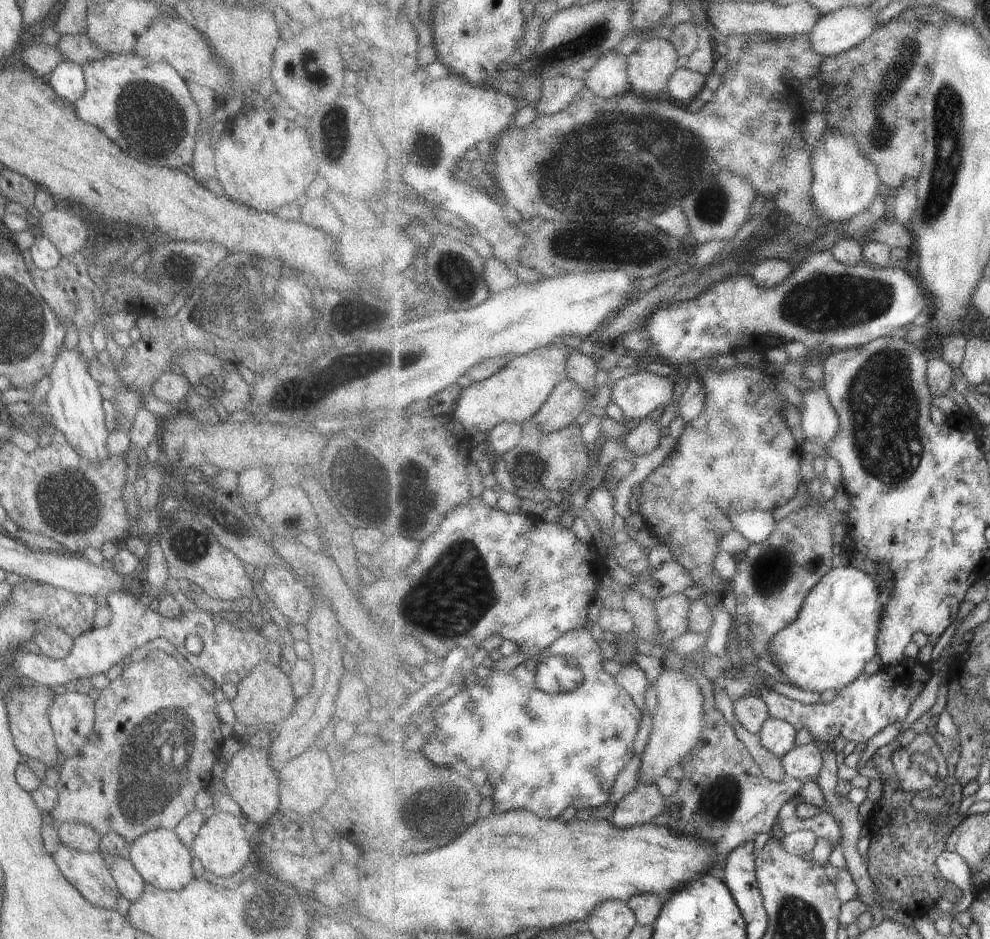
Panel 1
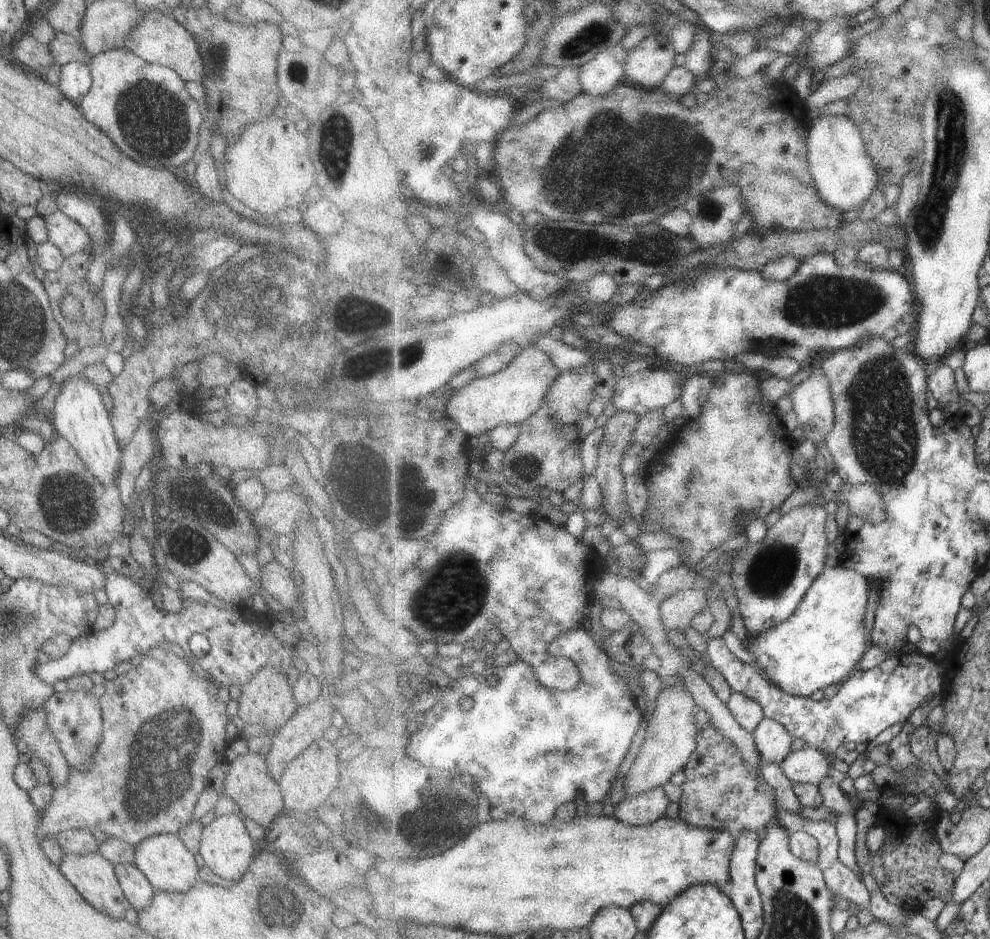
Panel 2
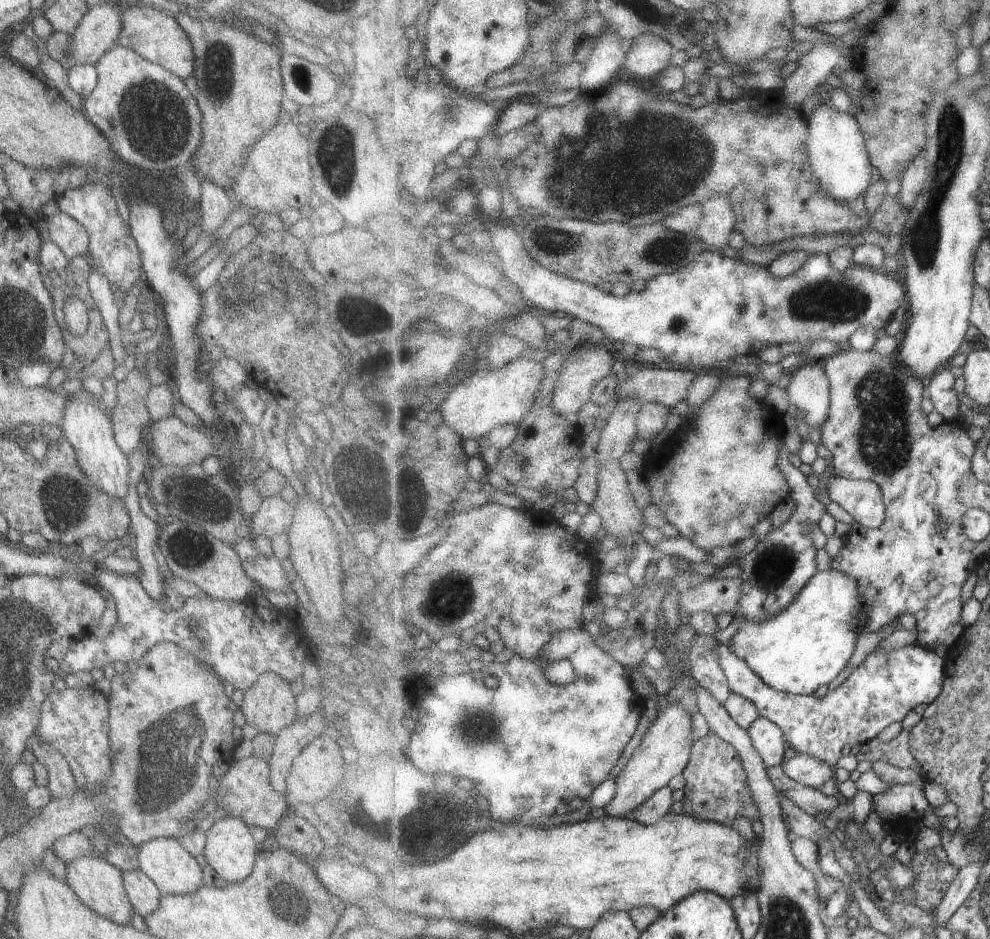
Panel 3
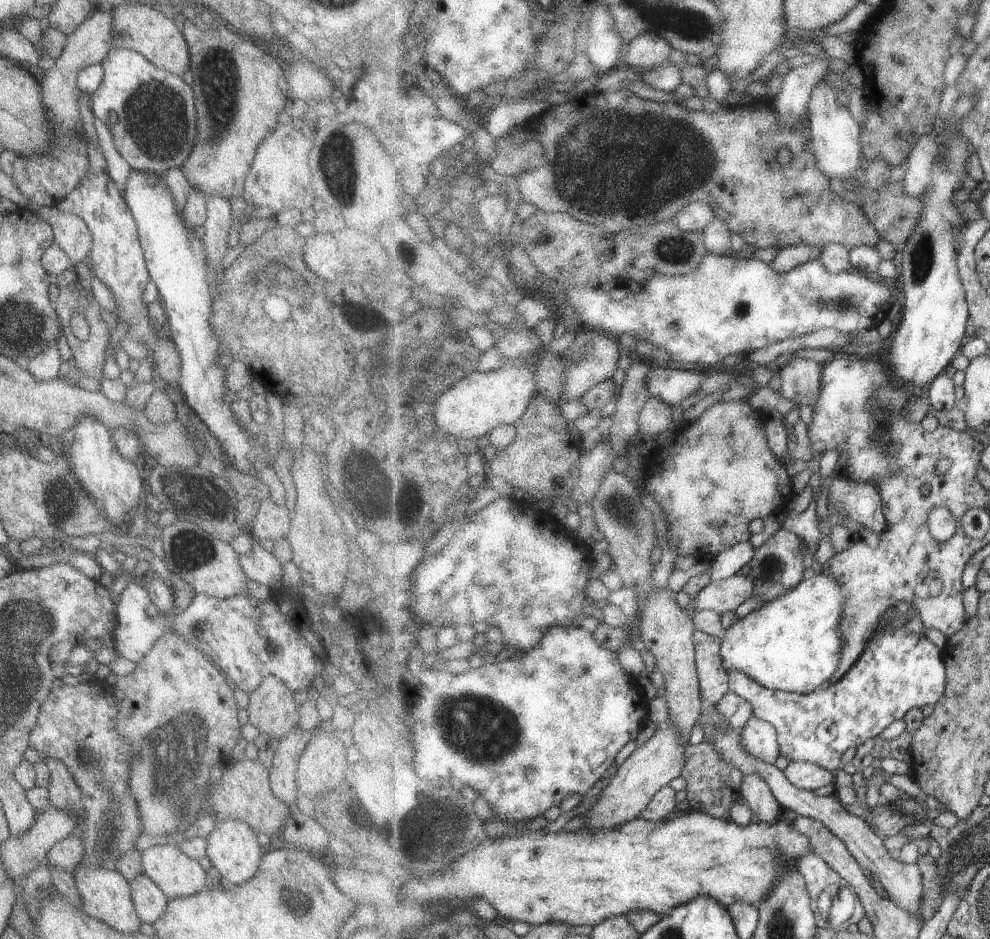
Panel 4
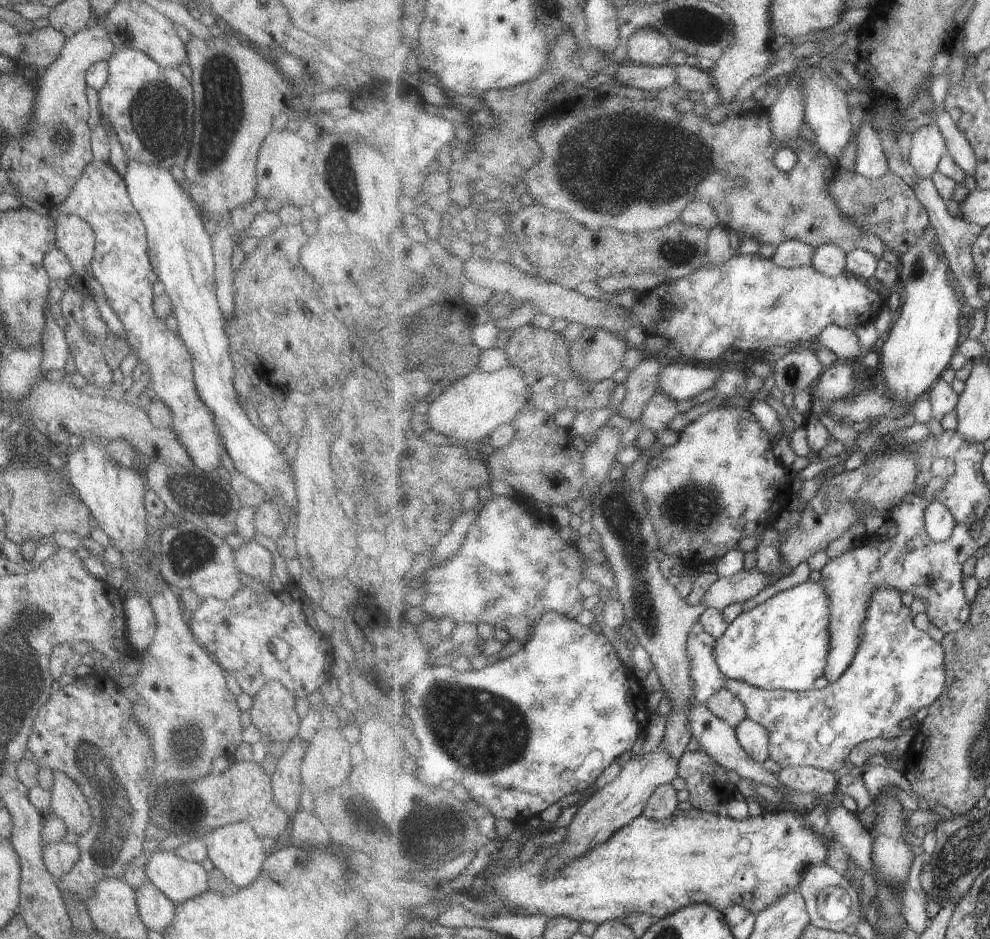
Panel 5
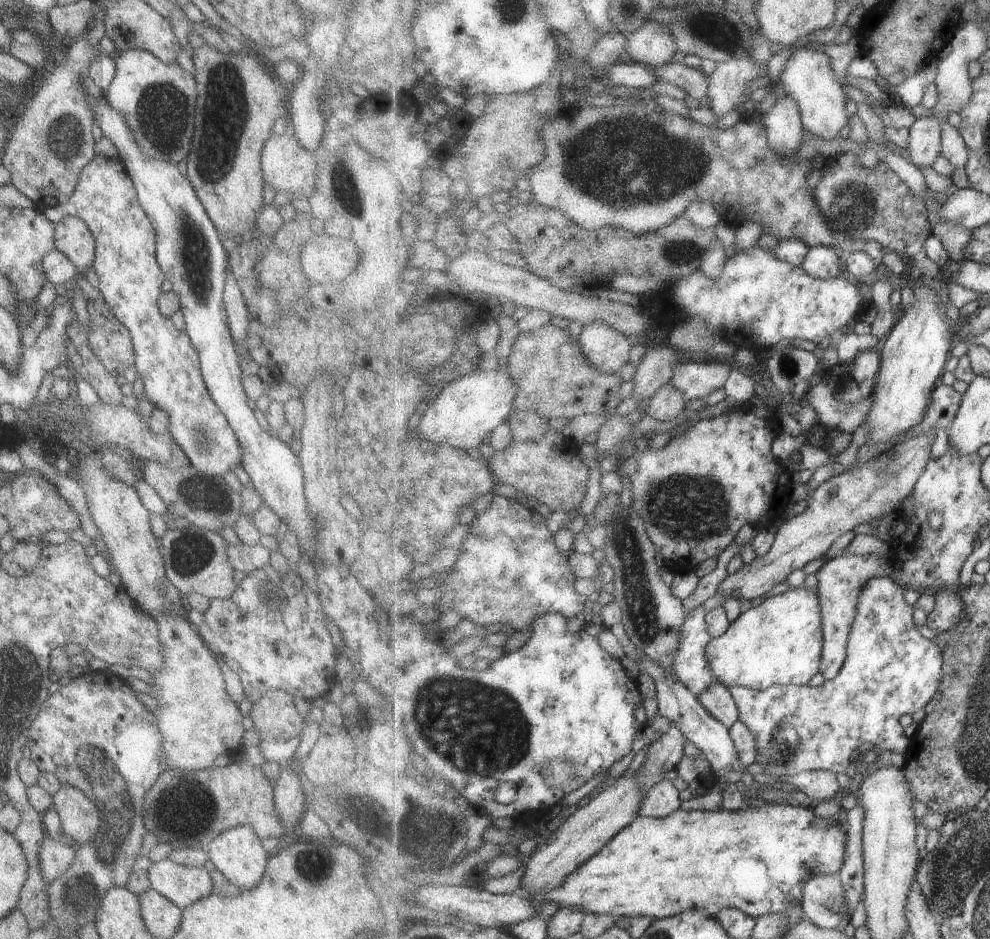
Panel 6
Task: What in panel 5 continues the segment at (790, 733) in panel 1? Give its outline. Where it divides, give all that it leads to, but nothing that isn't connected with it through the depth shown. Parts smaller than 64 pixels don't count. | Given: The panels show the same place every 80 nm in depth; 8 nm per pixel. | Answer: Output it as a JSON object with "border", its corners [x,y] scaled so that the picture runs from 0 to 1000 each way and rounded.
{"border":[[[755,765],[742,777],[753,801],[763,812],[771,813],[779,808],[779,780],[771,771],[765,771]]]}

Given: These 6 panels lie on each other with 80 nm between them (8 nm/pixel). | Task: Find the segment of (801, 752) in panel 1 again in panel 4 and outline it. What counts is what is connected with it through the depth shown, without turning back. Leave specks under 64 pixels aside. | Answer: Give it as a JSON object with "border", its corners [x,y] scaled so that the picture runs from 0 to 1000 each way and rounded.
{"border":[[[809,809],[797,813],[792,822],[804,839],[818,843],[823,843],[837,835],[842,836],[844,833],[843,822],[819,812],[809,812]]]}

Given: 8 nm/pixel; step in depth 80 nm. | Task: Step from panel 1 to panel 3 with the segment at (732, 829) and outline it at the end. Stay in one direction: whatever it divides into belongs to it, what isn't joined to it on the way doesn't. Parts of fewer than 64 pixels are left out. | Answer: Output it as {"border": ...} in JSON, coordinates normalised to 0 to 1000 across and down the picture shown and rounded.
{"border":[[[716,780],[701,790],[699,807],[691,821],[691,826],[693,837],[688,853],[691,857],[690,867],[739,881],[744,871],[753,869],[760,876],[768,879],[767,860],[759,846],[749,808],[745,800],[724,782]]]}

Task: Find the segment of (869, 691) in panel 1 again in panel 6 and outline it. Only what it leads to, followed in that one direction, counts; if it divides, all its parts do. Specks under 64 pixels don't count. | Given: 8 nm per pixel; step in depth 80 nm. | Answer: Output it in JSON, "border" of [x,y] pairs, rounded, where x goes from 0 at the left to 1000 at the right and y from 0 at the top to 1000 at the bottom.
{"border":[[[882,614],[881,618],[876,620],[875,624],[871,626],[871,632],[867,637],[867,656],[864,657],[862,671],[859,673],[856,703],[852,708],[851,715],[847,716],[842,723],[833,724],[832,727],[826,732],[817,729],[781,729],[768,736],[747,731],[736,732],[746,753],[746,768],[755,772],[764,784],[767,803],[767,806],[764,807],[764,812],[772,816],[772,822],[769,827],[777,825],[781,827],[791,827],[797,824],[807,824],[811,821],[854,822],[854,820],[858,818],[858,814],[862,813],[867,800],[877,794],[890,800],[899,799],[912,803],[916,801],[916,798],[920,794],[920,789],[919,786],[914,784],[914,780],[912,780],[913,774],[908,771],[908,765],[914,763],[914,760],[924,760],[926,756],[934,754],[939,750],[940,745],[942,745],[944,739],[947,738],[948,731],[952,729],[954,699],[952,698],[951,689],[944,686],[944,683],[934,679],[930,673],[926,672],[926,665],[924,663],[924,658],[922,658],[922,644],[918,644],[918,641],[914,639],[912,627],[913,626],[908,621],[905,621],[898,614]]]}

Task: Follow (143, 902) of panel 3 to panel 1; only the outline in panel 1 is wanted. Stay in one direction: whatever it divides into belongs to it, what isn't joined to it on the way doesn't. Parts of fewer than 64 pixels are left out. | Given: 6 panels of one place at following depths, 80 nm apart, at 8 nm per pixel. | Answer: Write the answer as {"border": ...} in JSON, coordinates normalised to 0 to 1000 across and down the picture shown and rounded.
{"border":[[[102,912],[116,938],[119,952],[129,960],[138,958],[141,952],[144,952],[144,947],[148,940],[140,933],[134,921],[124,913]]]}

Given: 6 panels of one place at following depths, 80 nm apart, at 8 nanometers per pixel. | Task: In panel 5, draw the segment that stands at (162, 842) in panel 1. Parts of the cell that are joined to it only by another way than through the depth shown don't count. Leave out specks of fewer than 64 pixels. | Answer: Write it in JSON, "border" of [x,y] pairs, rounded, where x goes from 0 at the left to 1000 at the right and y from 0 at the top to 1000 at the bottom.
{"border":[[[156,901],[147,902],[145,931],[162,952],[174,963],[187,961],[216,944],[207,927],[199,918],[189,918],[175,907],[164,906]]]}

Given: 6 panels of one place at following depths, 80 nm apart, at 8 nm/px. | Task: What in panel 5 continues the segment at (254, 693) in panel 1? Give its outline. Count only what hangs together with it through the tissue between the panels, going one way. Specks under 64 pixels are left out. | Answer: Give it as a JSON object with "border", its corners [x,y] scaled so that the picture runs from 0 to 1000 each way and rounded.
{"border":[[[270,724],[254,741],[254,771],[275,790],[284,791],[300,782],[302,765],[296,758],[297,742],[278,724]]]}

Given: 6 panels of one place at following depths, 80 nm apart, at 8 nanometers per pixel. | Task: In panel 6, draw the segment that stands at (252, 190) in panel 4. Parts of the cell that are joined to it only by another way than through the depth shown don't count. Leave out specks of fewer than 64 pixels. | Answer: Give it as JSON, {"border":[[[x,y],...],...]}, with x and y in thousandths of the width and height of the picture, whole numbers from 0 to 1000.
{"border":[[[292,138],[284,144],[274,141],[264,157],[264,187],[279,208],[282,202],[314,202],[318,173],[316,166],[298,151]]]}

